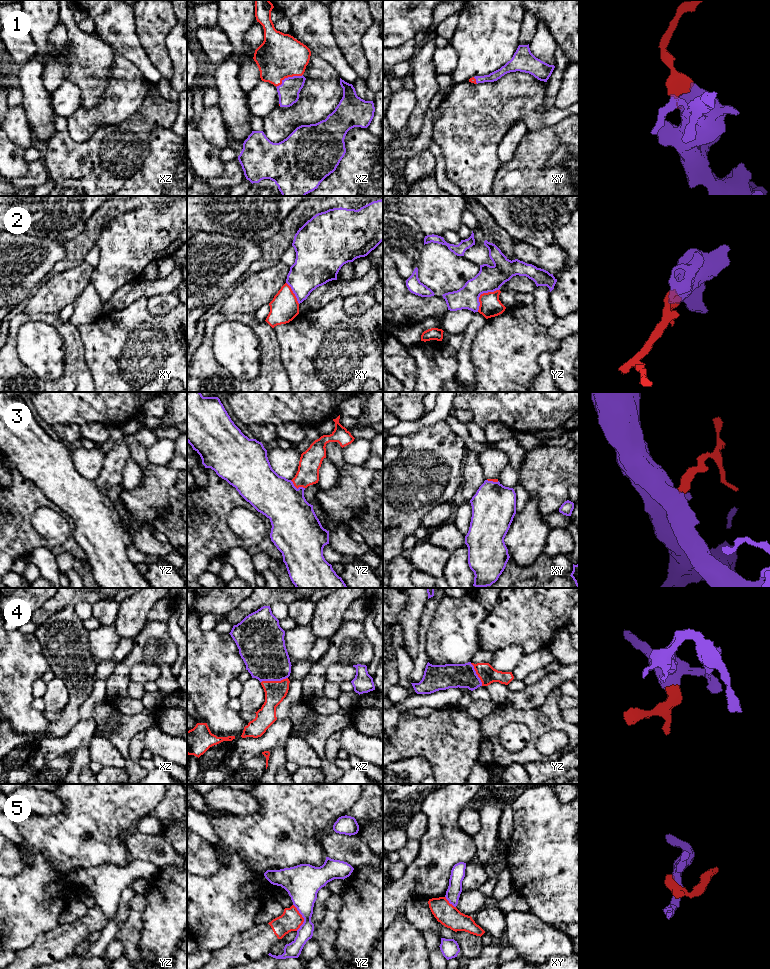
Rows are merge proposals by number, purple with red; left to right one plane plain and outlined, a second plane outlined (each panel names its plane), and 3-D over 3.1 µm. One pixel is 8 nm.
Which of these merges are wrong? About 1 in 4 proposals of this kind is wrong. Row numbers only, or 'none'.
2, 5

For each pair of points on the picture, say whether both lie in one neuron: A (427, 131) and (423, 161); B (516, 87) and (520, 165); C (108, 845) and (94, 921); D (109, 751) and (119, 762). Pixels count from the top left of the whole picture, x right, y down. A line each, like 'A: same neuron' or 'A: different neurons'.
A: different neurons
B: different neurons
C: different neurons
D: same neuron

